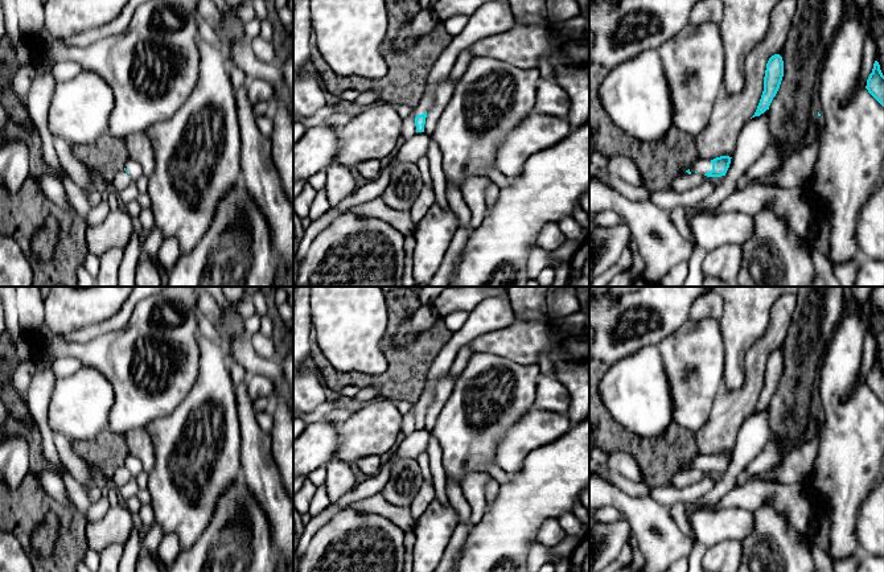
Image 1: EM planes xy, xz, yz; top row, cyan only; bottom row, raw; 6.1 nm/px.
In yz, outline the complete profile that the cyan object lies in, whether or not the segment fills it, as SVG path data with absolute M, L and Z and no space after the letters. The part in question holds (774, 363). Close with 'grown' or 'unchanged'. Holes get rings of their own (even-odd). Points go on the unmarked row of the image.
M774 350L769 354L766 359L766 366L764 373L764 387L760 399L757 402L757 406L752 413L760 412L766 406L769 406L769 402L780 384L782 373L784 373L782 353L780 350Z; unchanged

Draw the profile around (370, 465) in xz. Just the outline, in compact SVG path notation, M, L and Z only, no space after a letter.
M366 456L354 462L366 477L375 477L383 464L381 456Z

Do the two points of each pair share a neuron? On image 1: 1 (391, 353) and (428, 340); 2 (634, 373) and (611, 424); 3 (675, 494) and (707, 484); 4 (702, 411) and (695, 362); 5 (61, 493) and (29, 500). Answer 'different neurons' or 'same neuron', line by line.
1: same neuron
2: different neurons
3: same neuron
4: same neuron
5: different neurons

